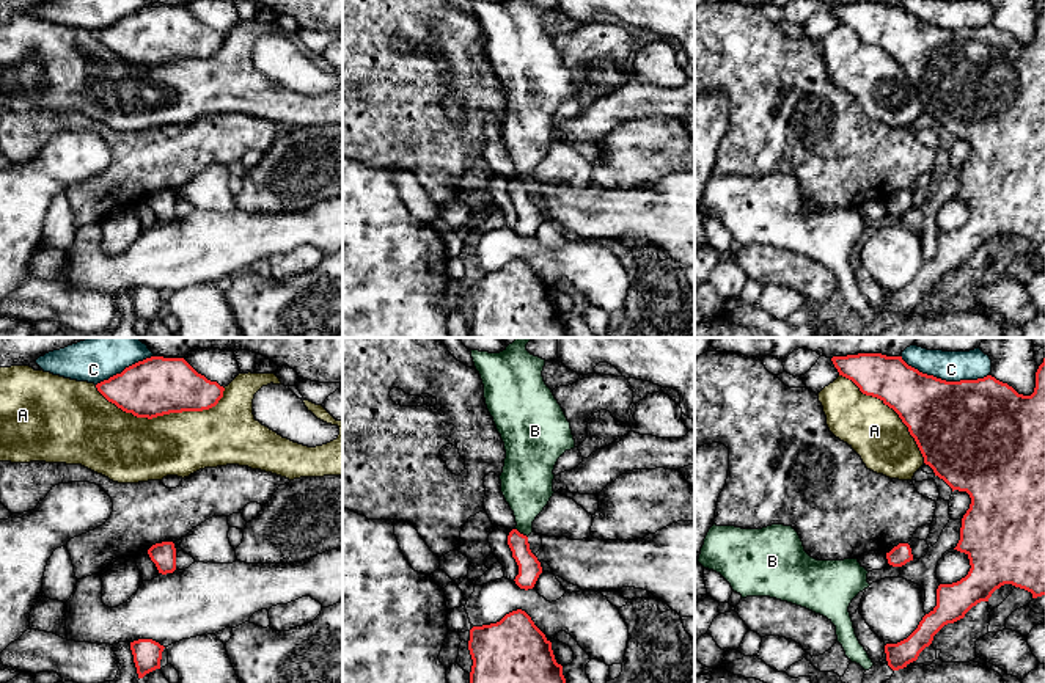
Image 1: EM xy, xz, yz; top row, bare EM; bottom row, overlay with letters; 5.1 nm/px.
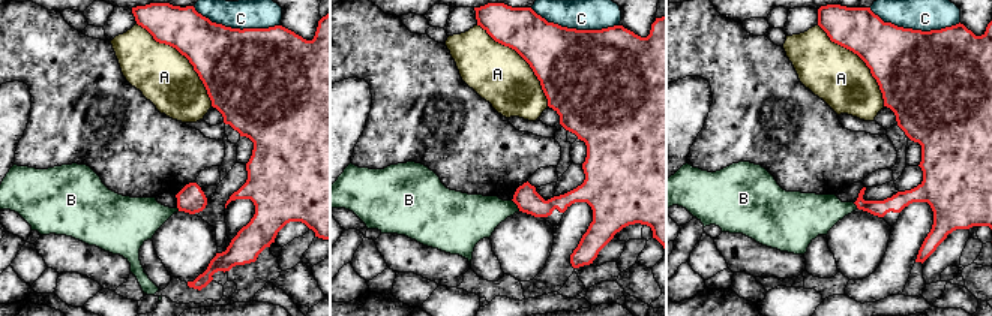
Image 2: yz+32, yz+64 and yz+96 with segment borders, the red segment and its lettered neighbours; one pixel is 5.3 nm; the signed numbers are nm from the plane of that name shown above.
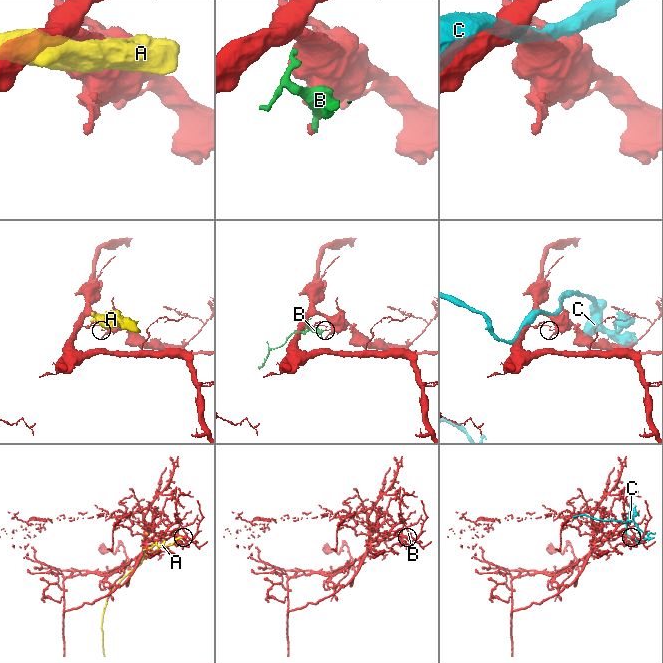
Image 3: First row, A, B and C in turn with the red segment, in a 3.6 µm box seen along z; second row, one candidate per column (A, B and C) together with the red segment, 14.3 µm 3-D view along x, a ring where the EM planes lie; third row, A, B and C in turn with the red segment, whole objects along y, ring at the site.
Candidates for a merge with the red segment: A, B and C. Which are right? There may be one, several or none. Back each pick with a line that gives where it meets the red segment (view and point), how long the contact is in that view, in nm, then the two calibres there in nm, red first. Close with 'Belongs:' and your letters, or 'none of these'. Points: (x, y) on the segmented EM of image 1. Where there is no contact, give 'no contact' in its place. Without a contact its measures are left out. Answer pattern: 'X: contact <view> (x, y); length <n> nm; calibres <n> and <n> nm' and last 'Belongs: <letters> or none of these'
Belongs: none of these

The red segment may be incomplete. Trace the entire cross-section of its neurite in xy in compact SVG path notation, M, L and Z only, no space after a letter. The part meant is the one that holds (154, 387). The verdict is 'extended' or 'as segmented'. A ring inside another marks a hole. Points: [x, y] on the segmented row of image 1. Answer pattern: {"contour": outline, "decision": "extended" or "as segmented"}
{"contour": "M151 356L96 385L118 408L137 418L203 411L215 407L225 388L198 374L184 358Z", "decision": "as segmented"}

